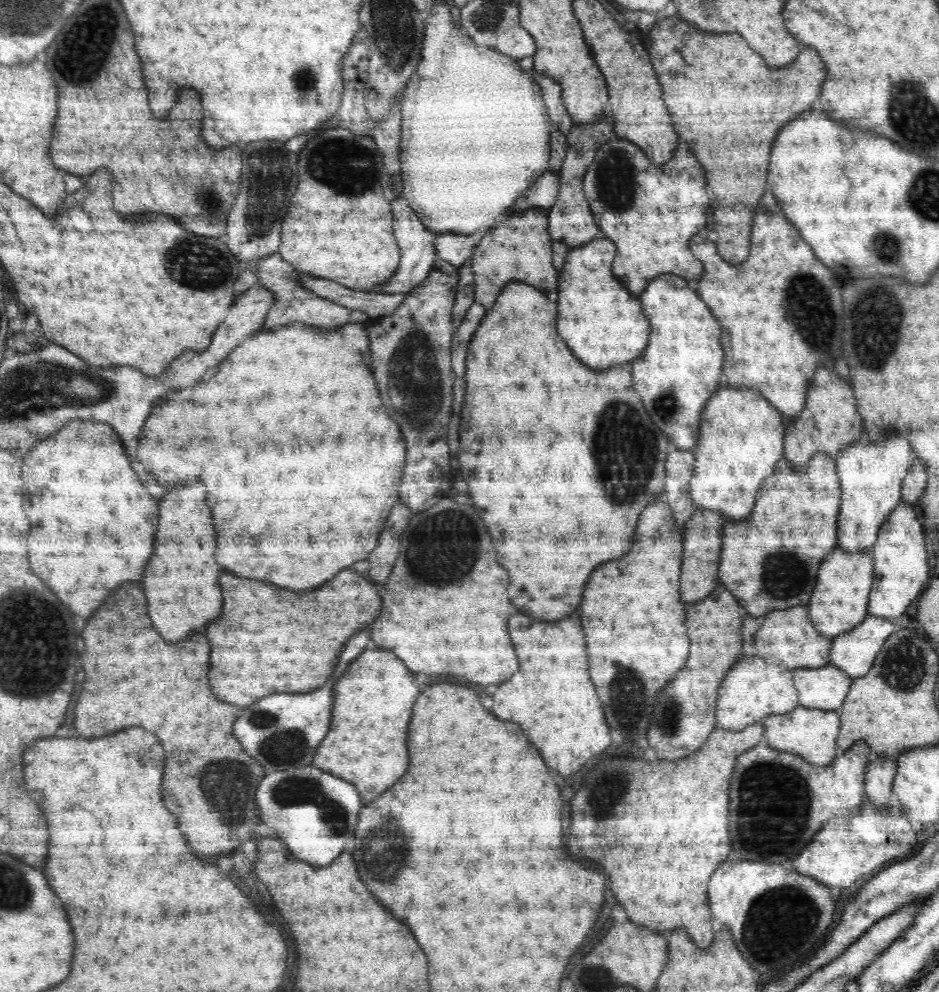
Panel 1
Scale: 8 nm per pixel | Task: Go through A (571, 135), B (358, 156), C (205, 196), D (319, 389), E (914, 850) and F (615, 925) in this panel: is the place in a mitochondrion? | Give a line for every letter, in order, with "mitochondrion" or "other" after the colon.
A: other
B: mitochondrion
C: mitochondrion
D: other
E: other
F: other

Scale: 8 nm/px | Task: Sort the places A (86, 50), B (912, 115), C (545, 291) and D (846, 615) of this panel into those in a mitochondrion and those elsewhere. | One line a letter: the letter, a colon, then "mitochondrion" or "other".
A: mitochondrion
B: mitochondrion
C: other
D: other

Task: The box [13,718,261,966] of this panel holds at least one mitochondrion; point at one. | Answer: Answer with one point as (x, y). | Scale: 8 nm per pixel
(225, 785)

